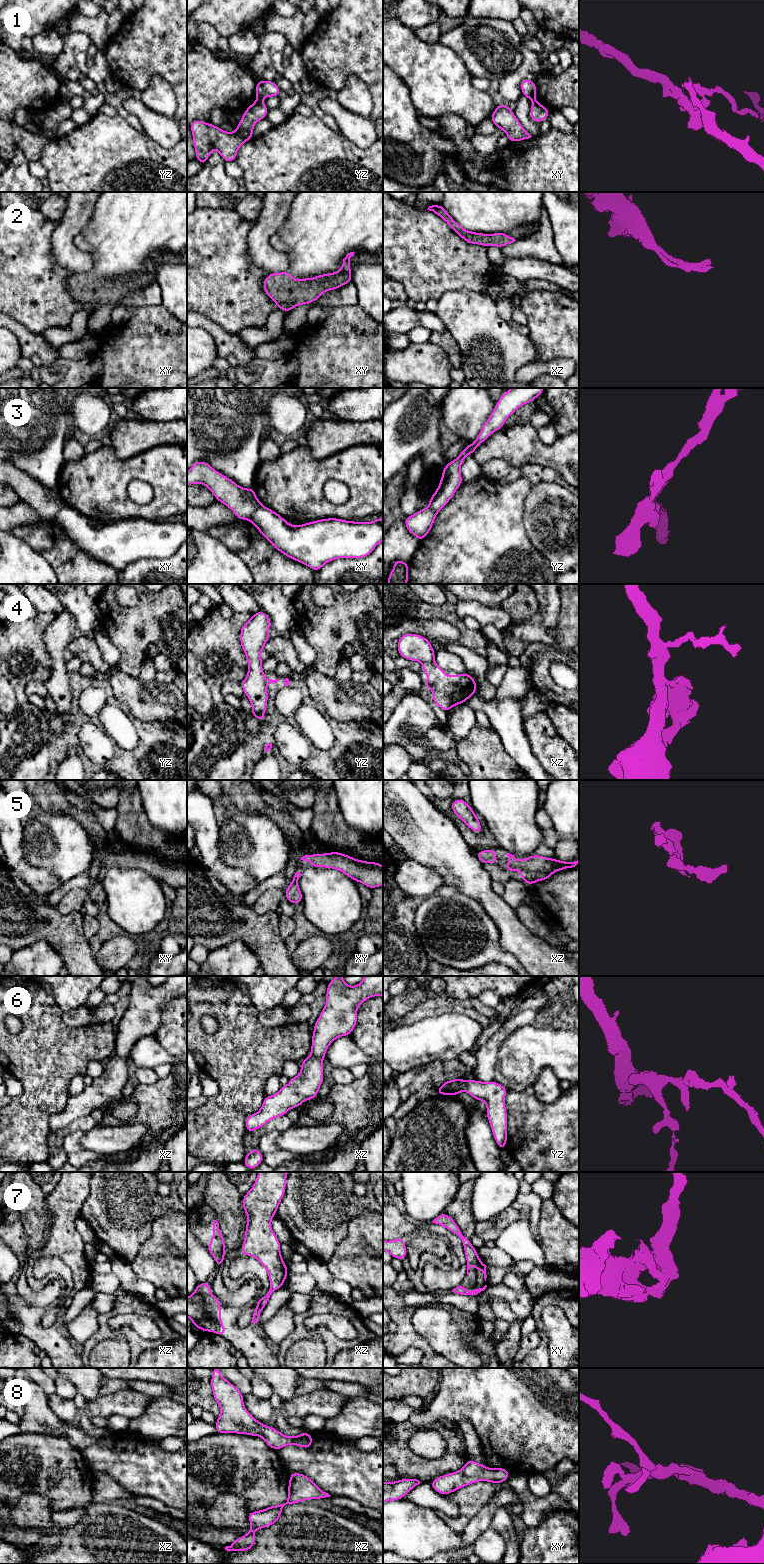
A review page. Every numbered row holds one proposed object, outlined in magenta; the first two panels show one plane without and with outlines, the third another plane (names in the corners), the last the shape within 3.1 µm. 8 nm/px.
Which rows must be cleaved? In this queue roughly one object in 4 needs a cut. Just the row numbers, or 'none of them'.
1, 3, 4

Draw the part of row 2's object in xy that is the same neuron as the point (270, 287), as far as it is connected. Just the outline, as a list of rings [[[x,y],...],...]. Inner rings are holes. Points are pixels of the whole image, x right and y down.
[[[350,252],[346,255],[339,271],[318,275],[313,278],[294,279],[288,270],[281,273],[269,273],[263,281],[263,290],[268,297],[277,304],[279,310],[286,312],[291,311],[297,305],[305,305],[314,302],[318,300],[323,293],[338,289],[352,281],[350,258],[354,253],[355,252]]]

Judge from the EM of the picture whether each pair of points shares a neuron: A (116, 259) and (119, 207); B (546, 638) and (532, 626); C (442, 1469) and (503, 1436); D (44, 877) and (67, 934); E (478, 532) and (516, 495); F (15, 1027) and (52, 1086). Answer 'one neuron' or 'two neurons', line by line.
A: one neuron
B: one neuron
C: two neurons
D: two neurons
E: one neuron
F: two neurons

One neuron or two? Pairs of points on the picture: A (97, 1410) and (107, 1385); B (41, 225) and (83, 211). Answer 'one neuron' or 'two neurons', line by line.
A: two neurons
B: two neurons

